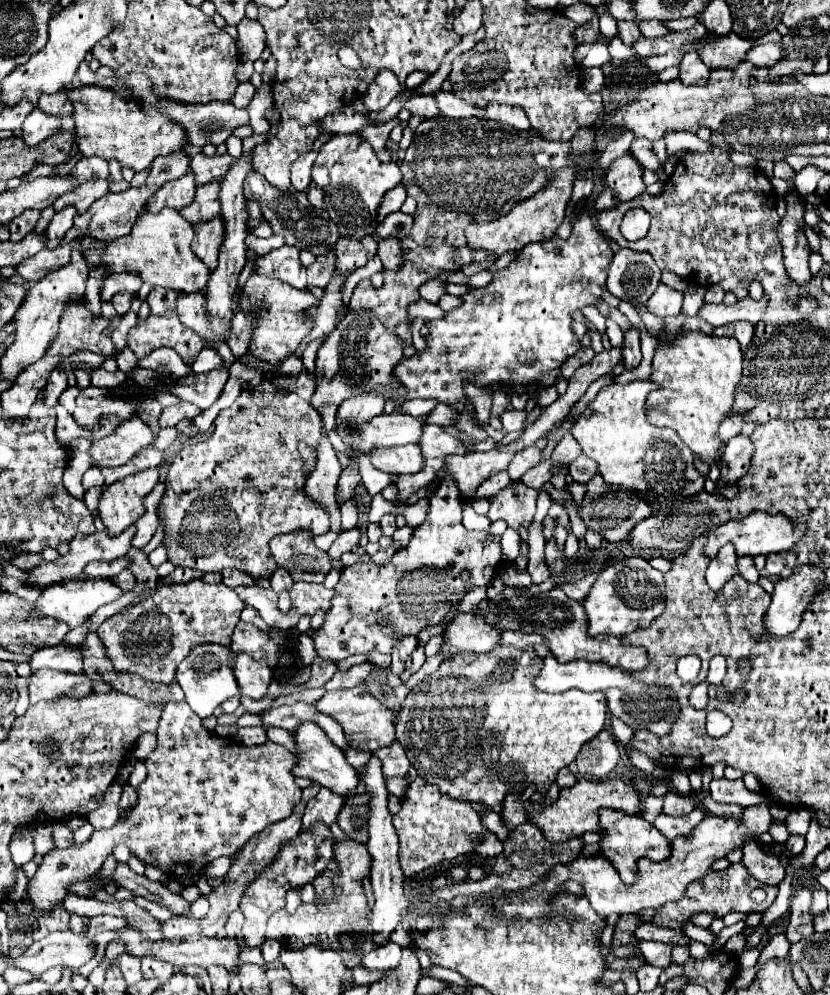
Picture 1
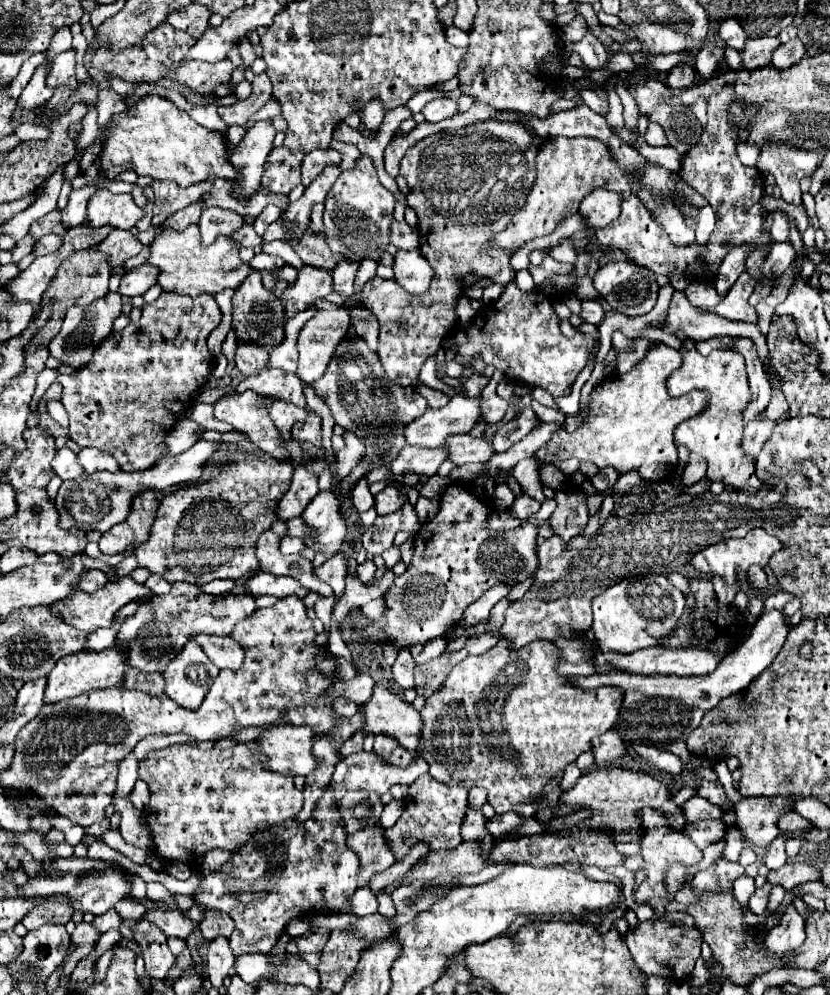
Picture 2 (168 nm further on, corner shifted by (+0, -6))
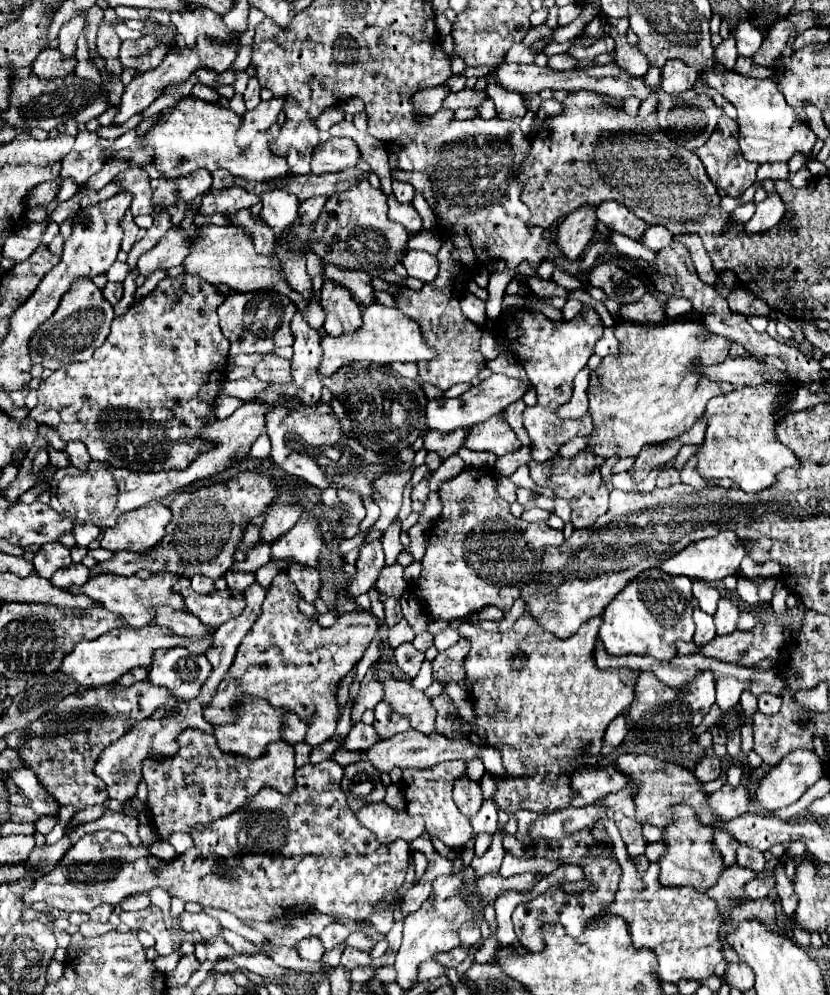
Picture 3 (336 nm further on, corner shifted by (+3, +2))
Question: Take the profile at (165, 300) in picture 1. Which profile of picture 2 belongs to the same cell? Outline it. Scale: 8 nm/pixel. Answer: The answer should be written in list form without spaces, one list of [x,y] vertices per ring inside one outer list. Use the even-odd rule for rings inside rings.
[[[163,292],[155,302],[143,304],[145,314],[141,322],[133,322],[123,330],[111,332],[107,340],[93,352],[89,364],[75,374],[59,374],[61,404],[69,414],[69,438],[81,448],[95,446],[117,458],[119,470],[141,472],[153,468],[161,450],[165,450],[165,438],[177,420],[189,412],[193,394],[203,390],[211,378],[215,356],[209,354],[207,338],[219,326],[221,314],[215,296],[203,294],[199,298]]]

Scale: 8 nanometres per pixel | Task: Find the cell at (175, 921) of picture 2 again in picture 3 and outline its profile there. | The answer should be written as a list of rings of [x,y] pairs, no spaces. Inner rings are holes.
[[[184,912],[184,914],[180,916],[180,928],[182,928],[184,932],[198,932],[202,938],[210,938],[210,936],[220,934],[220,924],[218,924],[218,920],[206,916],[204,912],[198,912],[198,914]]]

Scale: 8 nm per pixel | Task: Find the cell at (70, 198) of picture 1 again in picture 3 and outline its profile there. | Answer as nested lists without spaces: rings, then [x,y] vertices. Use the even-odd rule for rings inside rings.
[[[138,166],[128,168],[128,170],[120,172],[118,182],[120,182],[120,188],[124,192],[132,194],[132,212],[134,212],[134,216],[152,214],[150,178],[148,178],[148,174],[144,170],[140,170]]]

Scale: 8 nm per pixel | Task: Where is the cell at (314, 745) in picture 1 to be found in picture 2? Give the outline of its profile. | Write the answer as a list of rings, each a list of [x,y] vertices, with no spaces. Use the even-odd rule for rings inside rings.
[[[271,726],[255,742],[267,758],[263,764],[267,770],[291,776],[309,776],[315,770],[311,756],[315,734],[307,726]]]

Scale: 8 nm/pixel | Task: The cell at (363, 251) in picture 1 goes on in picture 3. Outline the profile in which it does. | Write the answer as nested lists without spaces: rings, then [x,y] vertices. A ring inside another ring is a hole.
[[[324,280],[320,304],[326,312],[324,330],[328,334],[340,336],[340,332],[348,332],[360,326],[360,308],[350,288],[334,280]]]

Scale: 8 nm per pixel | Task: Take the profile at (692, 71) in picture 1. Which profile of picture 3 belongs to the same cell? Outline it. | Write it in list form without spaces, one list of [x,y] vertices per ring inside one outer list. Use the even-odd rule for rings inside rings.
[[[668,60],[662,68],[662,82],[660,86],[668,92],[668,94],[680,94],[686,92],[694,86],[696,80],[696,70],[694,66],[688,66],[682,60]]]

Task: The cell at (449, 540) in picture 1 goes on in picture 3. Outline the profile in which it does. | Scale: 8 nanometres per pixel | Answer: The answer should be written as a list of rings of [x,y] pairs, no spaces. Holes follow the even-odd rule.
[[[462,470],[458,476],[446,480],[440,490],[442,514],[432,524],[428,536],[428,548],[422,560],[422,574],[412,582],[412,592],[434,618],[452,620],[478,612],[486,604],[496,604],[504,612],[512,608],[512,602],[520,596],[520,588],[534,580],[540,572],[540,560],[546,544],[562,544],[560,530],[550,528],[546,522],[522,522],[510,514],[510,506],[496,494],[494,476],[480,470]]]

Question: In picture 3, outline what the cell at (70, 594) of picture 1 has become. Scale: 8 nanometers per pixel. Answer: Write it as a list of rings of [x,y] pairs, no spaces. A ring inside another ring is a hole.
[[[160,572],[154,574],[148,580],[140,580],[136,576],[116,576],[116,574],[96,574],[92,576],[92,580],[88,580],[88,584],[80,586],[80,588],[68,588],[68,592],[72,594],[84,594],[90,596],[98,606],[118,614],[124,620],[124,626],[128,628],[140,628],[140,626],[148,626],[154,616],[156,616],[156,608],[160,604],[164,606],[172,606],[174,610],[182,610],[184,608],[184,600],[180,594],[172,594],[172,584],[178,578],[172,576],[170,572]]]

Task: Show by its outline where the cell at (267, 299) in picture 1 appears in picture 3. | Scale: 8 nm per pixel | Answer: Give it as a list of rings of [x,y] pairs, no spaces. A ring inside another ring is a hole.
[[[382,304],[364,306],[360,328],[352,332],[344,332],[342,336],[324,334],[320,338],[320,346],[324,354],[318,364],[318,374],[322,376],[332,376],[336,368],[354,360],[390,364],[390,362],[420,362],[420,360],[430,360],[434,356],[434,352],[422,342],[418,324],[414,320],[408,320],[398,308],[388,308]]]

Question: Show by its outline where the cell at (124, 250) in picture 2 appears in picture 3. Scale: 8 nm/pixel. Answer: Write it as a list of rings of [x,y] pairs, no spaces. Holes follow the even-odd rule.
[[[128,210],[126,216],[120,220],[120,228],[122,228],[122,232],[124,232],[124,238],[122,238],[122,250],[128,252],[128,250],[132,248],[132,244],[138,240],[138,238],[136,238],[136,234],[138,234],[138,226],[134,224],[130,210]]]

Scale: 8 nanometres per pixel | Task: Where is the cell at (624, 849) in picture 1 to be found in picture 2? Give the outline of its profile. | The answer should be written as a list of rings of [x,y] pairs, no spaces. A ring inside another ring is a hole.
[[[651,808],[641,810],[641,826],[645,830],[643,838],[641,838],[641,856],[645,860],[643,868],[647,870],[647,880],[641,884],[641,888],[635,892],[635,900],[637,902],[645,902],[651,900],[653,896],[659,898],[667,898],[667,886],[663,882],[663,876],[667,874],[667,868],[671,864],[683,864],[685,868],[697,866],[699,860],[703,858],[701,850],[695,848],[695,844],[691,844],[691,840],[687,840],[687,836],[683,836],[683,832],[671,828],[671,824],[667,824],[667,818],[663,816],[663,812],[655,812]]]

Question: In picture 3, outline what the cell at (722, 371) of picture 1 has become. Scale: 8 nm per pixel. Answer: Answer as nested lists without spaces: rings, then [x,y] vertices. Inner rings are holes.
[[[728,356],[724,362],[703,366],[694,364],[694,370],[712,380],[730,382],[734,386],[726,396],[716,396],[704,410],[706,436],[694,454],[698,472],[704,478],[730,478],[744,492],[760,492],[776,482],[776,474],[786,466],[798,468],[796,456],[780,444],[774,436],[776,402],[782,390],[792,386],[784,372],[772,370],[754,358]]]

